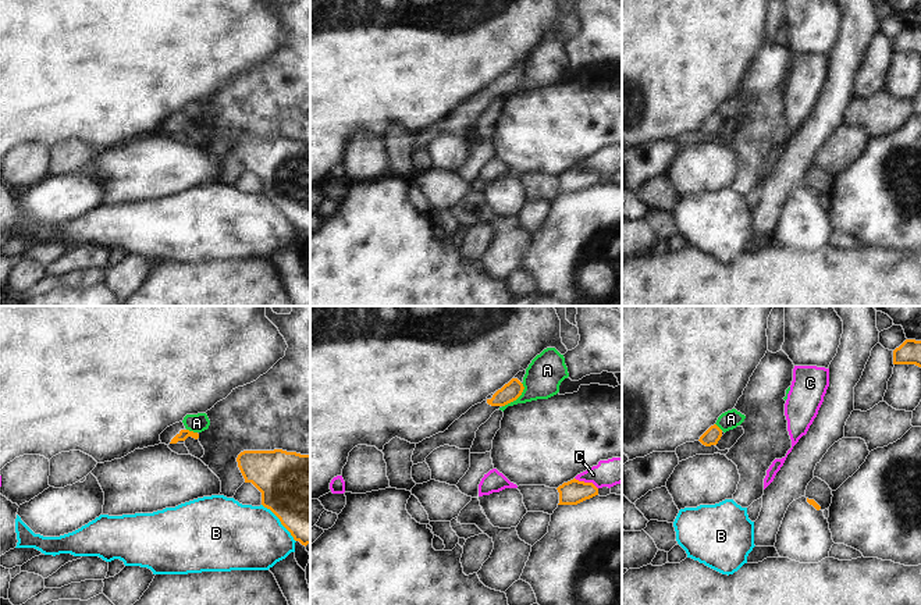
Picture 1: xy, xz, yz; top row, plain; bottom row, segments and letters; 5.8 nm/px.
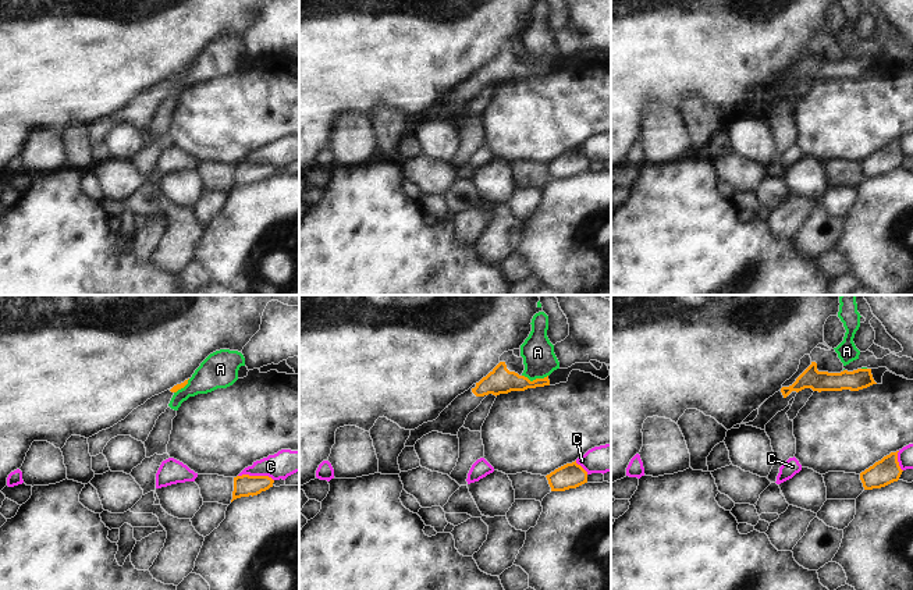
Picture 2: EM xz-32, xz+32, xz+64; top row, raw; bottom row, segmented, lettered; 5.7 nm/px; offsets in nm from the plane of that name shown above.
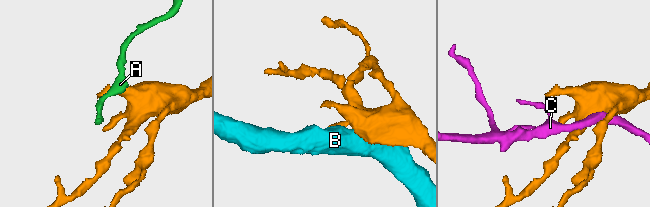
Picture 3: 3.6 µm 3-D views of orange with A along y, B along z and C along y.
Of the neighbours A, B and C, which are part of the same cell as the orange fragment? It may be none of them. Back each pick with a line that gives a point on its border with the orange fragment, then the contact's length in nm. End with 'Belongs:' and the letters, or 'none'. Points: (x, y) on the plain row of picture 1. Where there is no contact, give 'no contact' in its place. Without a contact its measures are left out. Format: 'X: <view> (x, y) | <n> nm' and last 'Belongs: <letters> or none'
Belongs: none

